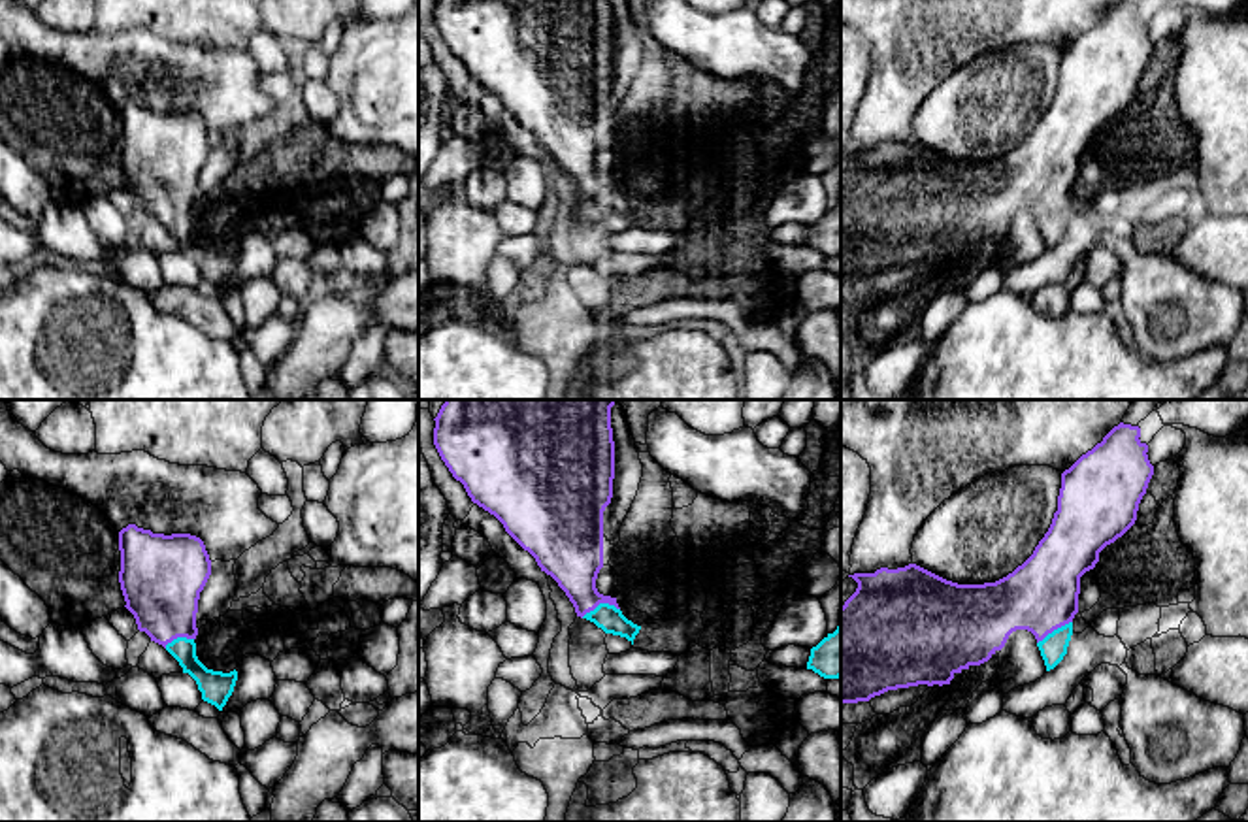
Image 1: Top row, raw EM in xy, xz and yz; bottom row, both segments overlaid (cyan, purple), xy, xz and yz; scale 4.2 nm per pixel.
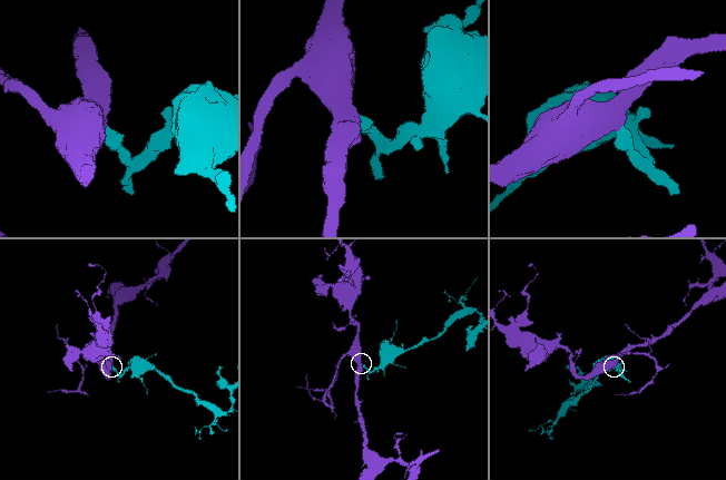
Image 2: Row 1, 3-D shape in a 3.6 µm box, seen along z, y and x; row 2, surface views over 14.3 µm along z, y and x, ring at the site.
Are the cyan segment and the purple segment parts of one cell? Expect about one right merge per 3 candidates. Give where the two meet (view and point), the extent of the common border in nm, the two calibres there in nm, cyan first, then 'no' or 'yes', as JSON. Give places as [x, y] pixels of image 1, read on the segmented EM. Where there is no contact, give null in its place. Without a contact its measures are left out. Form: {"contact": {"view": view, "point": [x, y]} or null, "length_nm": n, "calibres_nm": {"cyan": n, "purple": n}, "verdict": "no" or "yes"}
{"contact": {"view": "xz", "point": [600, 604]}, "length_nm": 170, "calibres_nm": {"cyan": 110, "purple": 280}, "verdict": "yes"}

